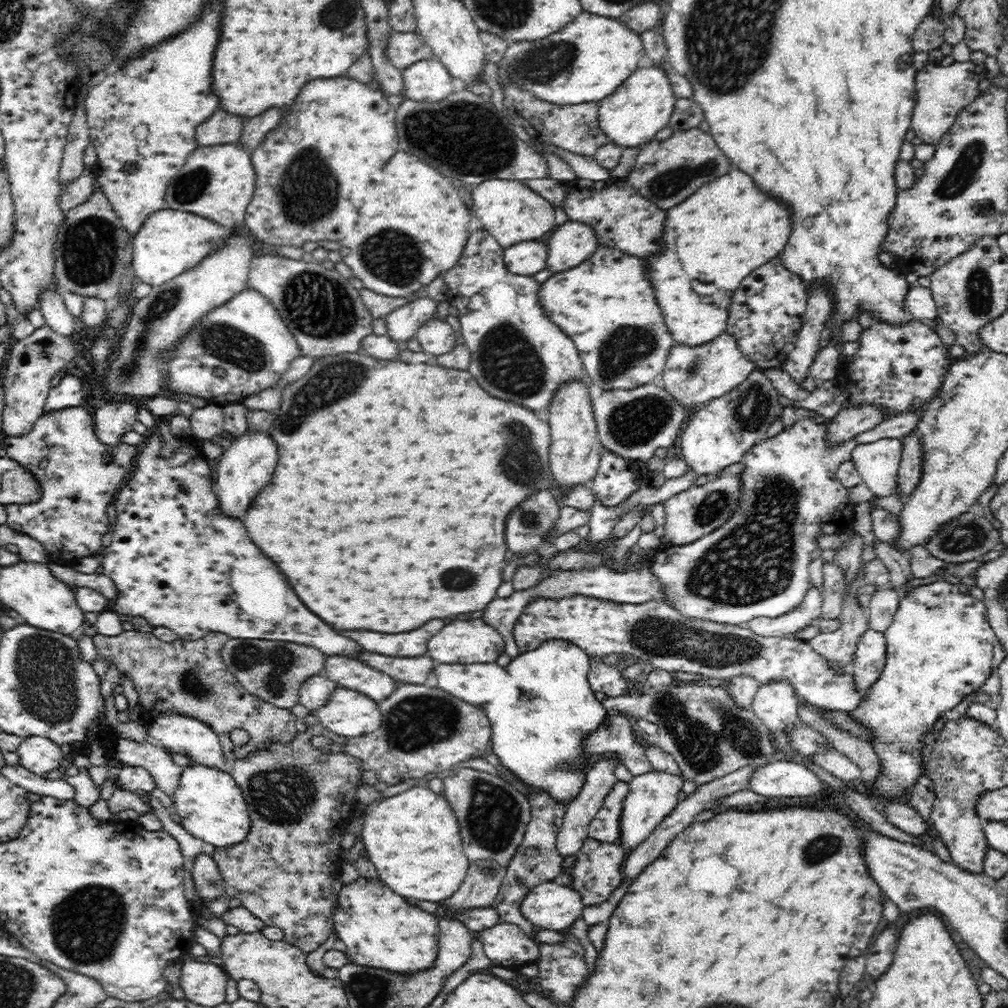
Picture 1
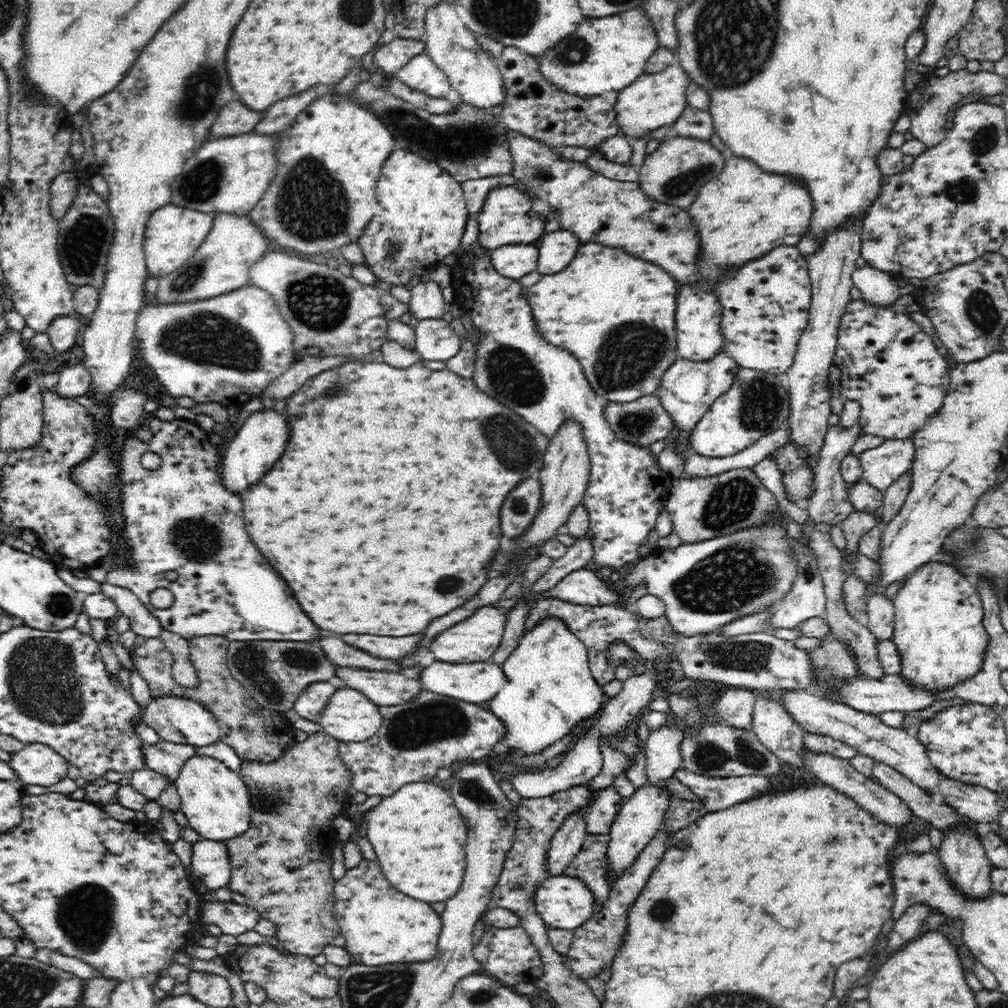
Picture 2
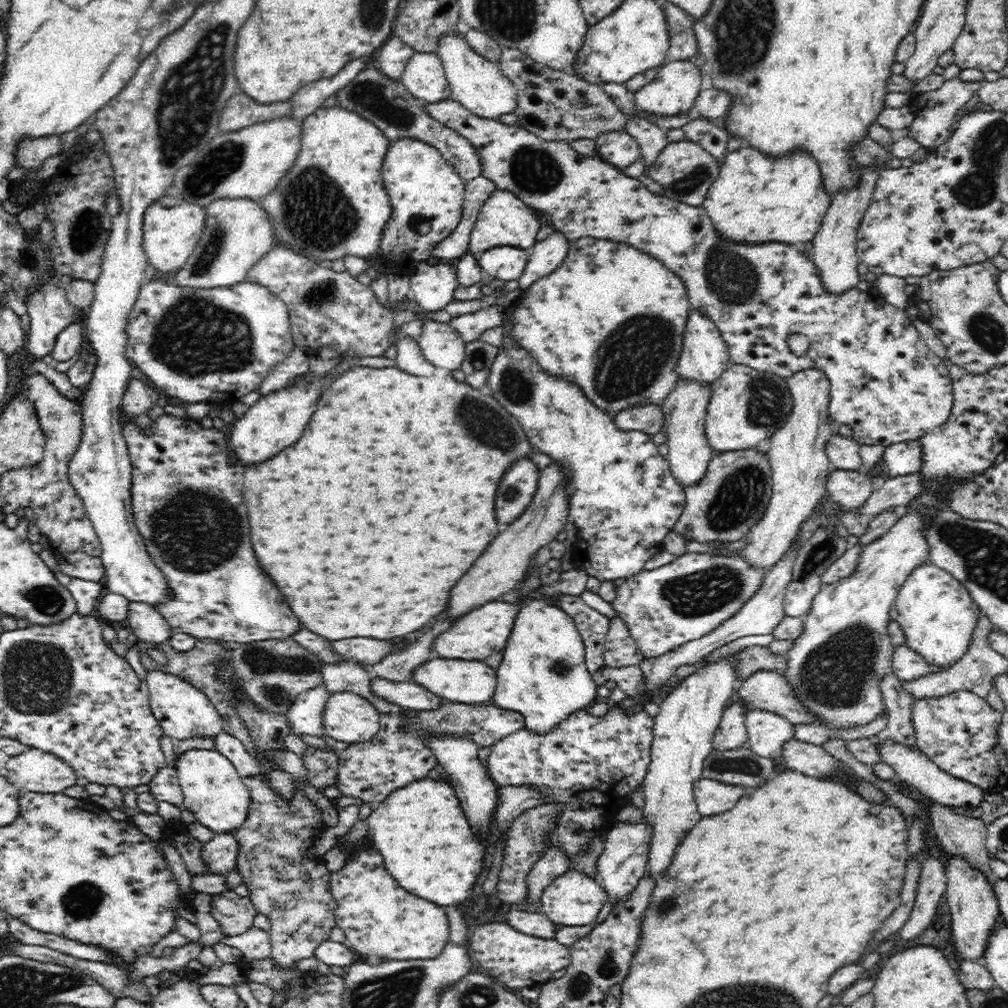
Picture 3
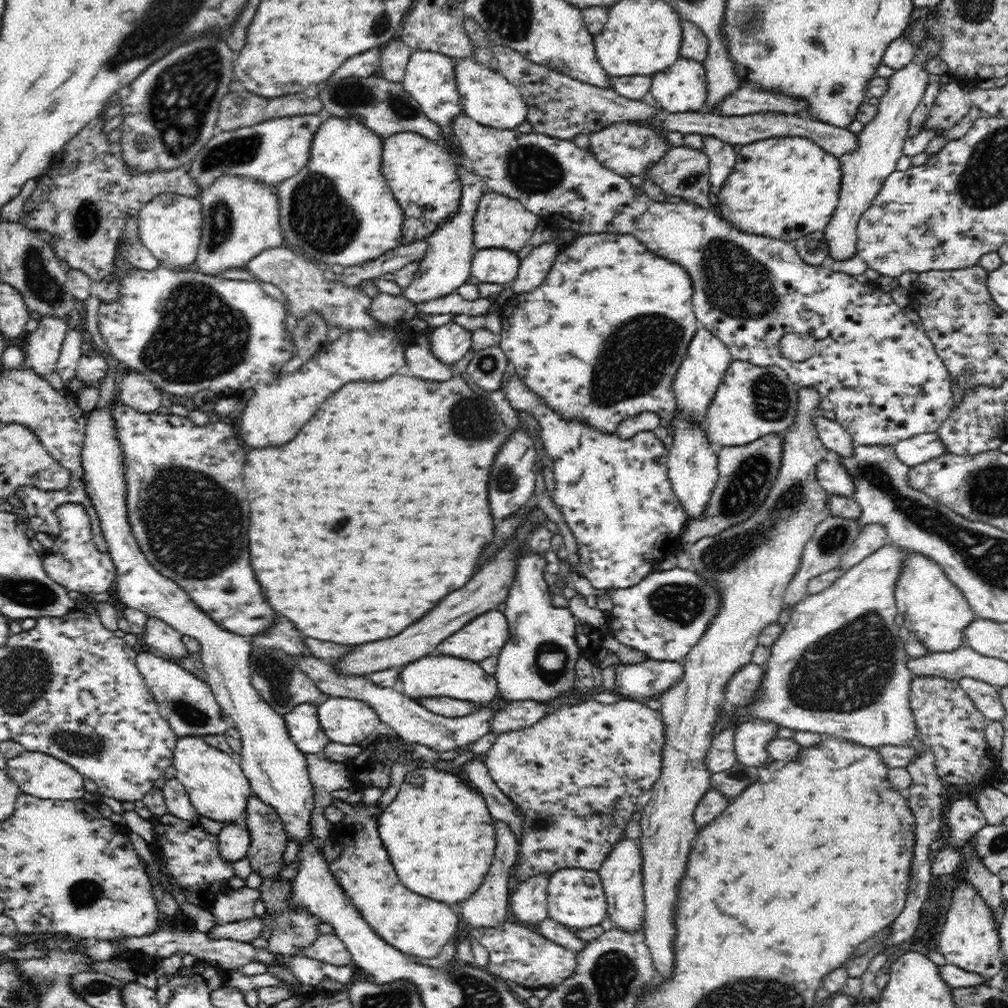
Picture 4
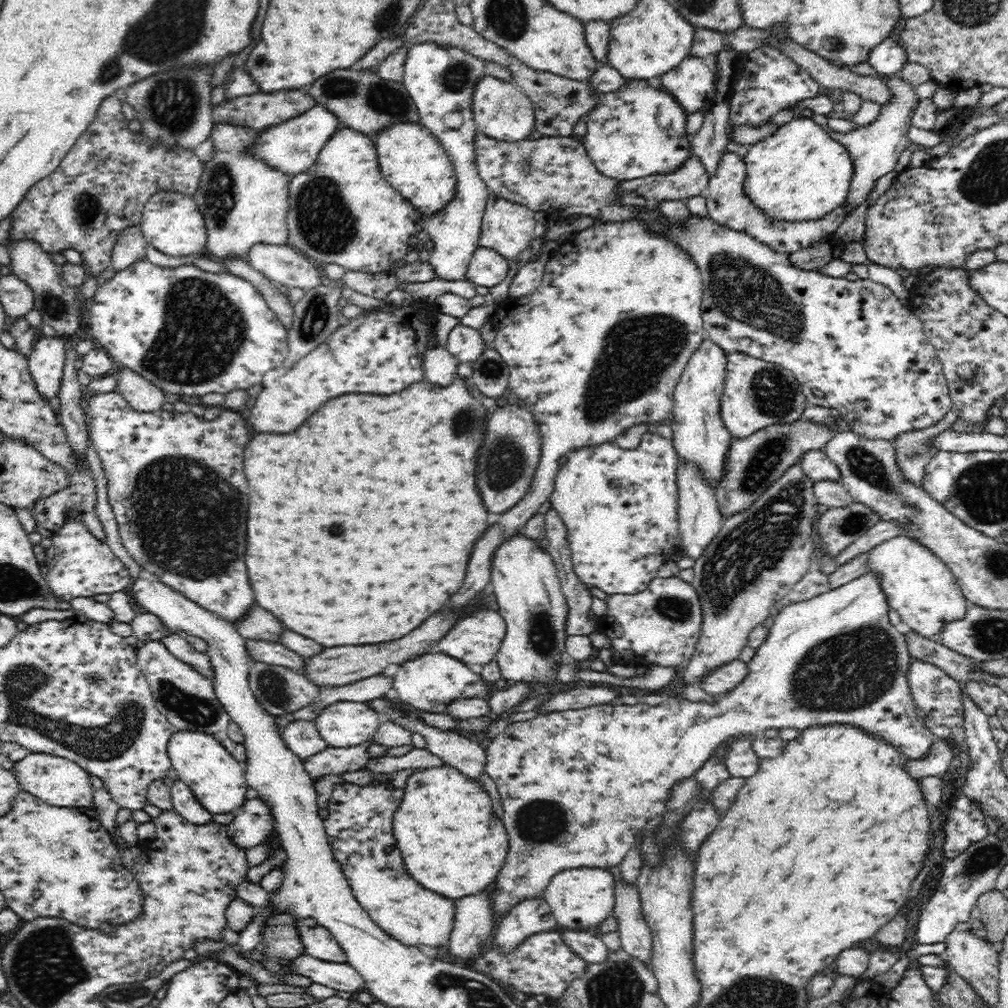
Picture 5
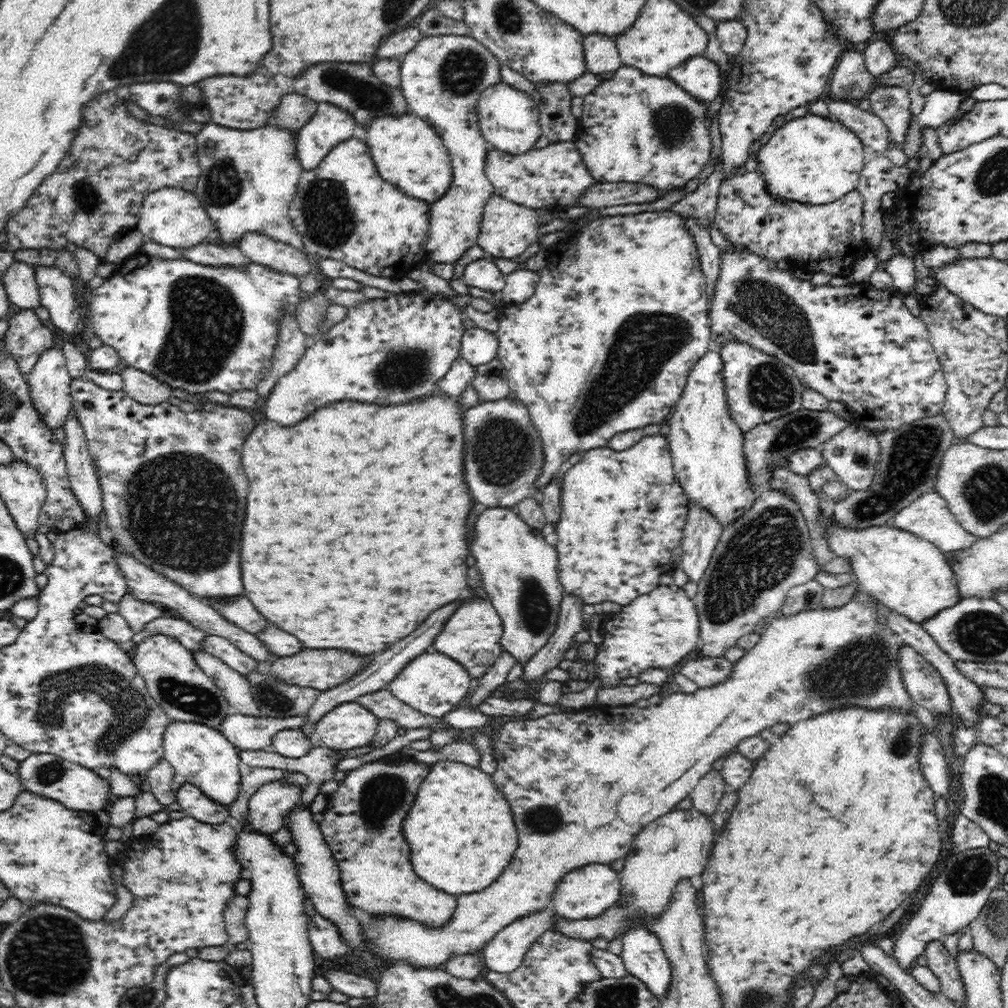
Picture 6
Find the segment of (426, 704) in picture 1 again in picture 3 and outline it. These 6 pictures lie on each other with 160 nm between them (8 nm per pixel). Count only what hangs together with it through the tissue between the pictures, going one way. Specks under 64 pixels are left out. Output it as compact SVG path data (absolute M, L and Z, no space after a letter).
M446 701L438 710L414 711L410 716L381 716L378 732L366 742L337 747L337 788L340 795L359 798L372 806L381 803L390 793L427 778L436 766L434 753L422 743L426 734L465 734L479 746L490 747L495 742L525 728L522 713L498 706L461 704Z

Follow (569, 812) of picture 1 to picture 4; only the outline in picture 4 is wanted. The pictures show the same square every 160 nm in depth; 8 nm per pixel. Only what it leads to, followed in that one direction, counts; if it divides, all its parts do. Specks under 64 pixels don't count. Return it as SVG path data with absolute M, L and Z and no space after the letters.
M538 875L512 892L509 898L509 919L516 924L538 925L549 919L547 911L548 875Z

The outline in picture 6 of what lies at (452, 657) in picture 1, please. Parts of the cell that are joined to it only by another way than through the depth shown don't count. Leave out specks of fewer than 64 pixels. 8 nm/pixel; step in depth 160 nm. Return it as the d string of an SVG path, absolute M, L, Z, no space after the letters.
M472 596L458 606L458 610L450 616L450 622L446 622L444 630L436 638L434 648L437 652L452 658L469 673L471 679L476 682L499 658L503 652L501 637L503 633L502 621L494 608L494 605L487 599Z

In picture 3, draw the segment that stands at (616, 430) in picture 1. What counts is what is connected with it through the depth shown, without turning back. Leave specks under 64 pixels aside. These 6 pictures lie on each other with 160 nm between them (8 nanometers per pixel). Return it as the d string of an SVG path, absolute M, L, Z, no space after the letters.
M642 405L623 410L613 417L616 426L620 430L640 431L654 435L664 431L665 418L658 405Z

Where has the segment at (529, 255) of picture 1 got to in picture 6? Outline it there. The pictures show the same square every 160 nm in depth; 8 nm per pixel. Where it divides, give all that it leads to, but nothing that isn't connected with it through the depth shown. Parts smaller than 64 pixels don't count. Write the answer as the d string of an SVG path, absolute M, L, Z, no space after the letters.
M482 258L469 263L463 271L463 281L468 287L479 288L492 294L502 291L505 276L493 260Z

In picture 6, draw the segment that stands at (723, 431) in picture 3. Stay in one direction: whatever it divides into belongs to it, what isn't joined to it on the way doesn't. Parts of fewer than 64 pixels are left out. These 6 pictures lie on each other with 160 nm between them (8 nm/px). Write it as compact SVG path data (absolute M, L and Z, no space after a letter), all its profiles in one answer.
M726 340L720 356L729 411L742 432L747 433L755 426L786 416L803 407L803 384L794 369L779 358L739 340Z

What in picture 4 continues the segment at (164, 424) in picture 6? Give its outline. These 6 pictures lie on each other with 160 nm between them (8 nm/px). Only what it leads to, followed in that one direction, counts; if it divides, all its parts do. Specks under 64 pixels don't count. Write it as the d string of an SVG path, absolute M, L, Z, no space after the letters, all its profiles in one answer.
M119 401L111 404L110 413L114 419L114 435L122 450L128 524L146 560L162 576L176 582L200 610L226 630L246 638L264 632L278 614L274 614L266 602L250 566L250 502L242 482L246 450L240 444L234 426L220 419L200 426L186 416L140 413Z

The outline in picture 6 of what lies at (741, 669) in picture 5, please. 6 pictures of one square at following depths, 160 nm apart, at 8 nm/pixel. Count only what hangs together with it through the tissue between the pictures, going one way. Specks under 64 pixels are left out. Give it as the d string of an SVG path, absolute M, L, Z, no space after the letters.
M724 657L694 659L682 664L681 673L696 683L699 688L706 688L726 681L733 670L733 663Z

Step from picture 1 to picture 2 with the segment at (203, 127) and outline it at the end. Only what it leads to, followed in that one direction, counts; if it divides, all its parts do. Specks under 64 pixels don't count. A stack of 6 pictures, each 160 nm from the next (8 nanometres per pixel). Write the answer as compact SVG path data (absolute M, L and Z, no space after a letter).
M240 100L228 102L219 112L217 120L211 126L213 138L255 130L257 122L265 115L265 111L252 110L249 106L244 106Z

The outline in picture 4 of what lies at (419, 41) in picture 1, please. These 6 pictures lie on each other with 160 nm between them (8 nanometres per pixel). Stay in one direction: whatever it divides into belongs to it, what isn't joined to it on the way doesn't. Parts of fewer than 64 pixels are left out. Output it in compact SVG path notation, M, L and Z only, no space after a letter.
M397 39L388 41L380 48L378 75L390 82L401 83L410 55L414 51L404 41Z

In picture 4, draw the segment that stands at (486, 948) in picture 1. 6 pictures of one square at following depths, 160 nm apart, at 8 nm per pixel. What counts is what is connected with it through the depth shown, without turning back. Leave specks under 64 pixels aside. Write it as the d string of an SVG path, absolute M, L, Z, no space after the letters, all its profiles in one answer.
M510 919L496 928L474 929L471 935L489 952L486 969L489 973L517 982L526 988L545 987L552 990L575 973L576 953Z

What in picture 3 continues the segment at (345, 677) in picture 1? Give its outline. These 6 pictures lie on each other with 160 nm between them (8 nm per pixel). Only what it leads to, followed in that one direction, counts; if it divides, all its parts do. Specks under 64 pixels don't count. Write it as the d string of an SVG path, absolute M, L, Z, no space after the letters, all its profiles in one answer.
M373 677L371 687L376 696L412 711L438 710L440 706L446 704L444 698L432 694L412 680L391 682L384 678Z

